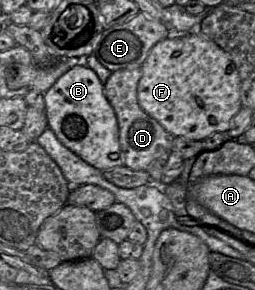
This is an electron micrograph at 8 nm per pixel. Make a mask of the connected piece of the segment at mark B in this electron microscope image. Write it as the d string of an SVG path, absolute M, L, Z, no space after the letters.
M76 64L44 92L48 127L58 140L101 171L124 166L116 113L104 93L104 84L86 65Z

